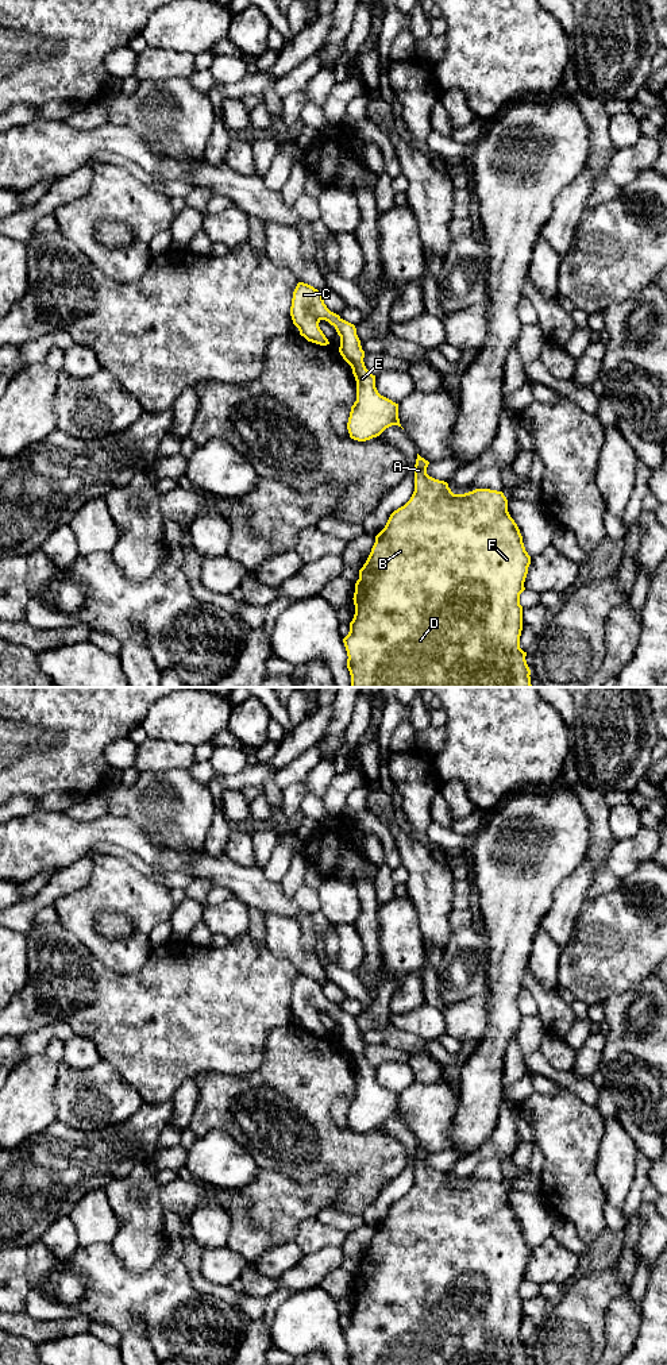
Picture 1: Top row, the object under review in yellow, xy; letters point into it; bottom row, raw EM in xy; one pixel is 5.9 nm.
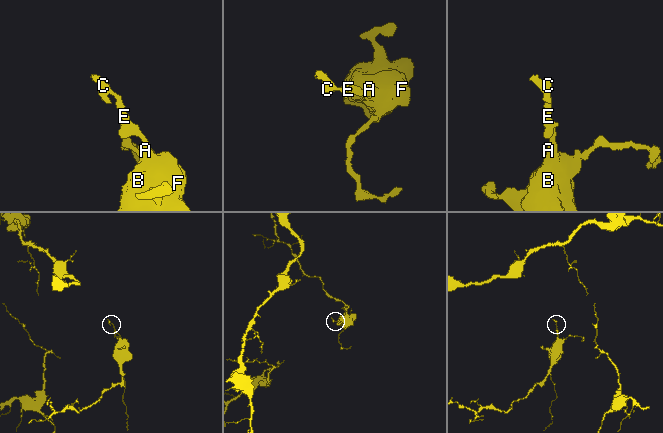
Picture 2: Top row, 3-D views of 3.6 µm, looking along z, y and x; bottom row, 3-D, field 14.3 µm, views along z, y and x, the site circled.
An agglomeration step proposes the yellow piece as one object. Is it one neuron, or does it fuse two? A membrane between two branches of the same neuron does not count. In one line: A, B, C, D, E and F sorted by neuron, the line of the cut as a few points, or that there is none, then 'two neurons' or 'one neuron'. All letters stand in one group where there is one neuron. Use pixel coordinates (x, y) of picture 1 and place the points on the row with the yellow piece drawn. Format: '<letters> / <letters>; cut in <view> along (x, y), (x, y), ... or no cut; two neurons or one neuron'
A B C D E F; no cut; one neuron

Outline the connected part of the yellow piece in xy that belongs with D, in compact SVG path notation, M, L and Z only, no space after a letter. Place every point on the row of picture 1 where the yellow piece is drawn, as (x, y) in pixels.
M417 454L413 494L390 514L359 570L355 614L343 639L351 687L532 687L527 652L520 648L520 594L531 556L508 512L508 500L490 489L454 494L447 482L427 474L428 464Z

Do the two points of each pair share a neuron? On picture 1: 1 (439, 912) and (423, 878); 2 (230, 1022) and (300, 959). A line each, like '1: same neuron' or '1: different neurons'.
1: same neuron
2: different neurons

